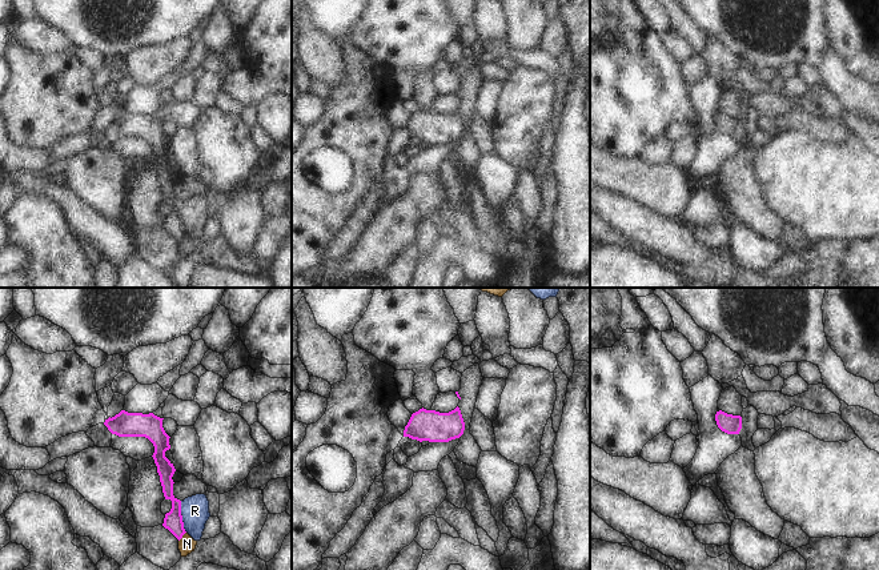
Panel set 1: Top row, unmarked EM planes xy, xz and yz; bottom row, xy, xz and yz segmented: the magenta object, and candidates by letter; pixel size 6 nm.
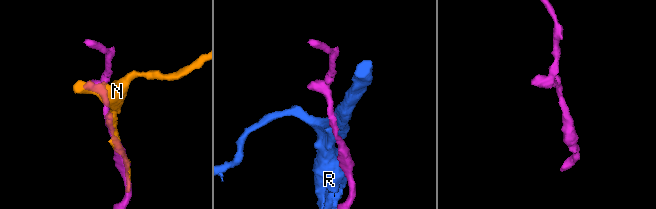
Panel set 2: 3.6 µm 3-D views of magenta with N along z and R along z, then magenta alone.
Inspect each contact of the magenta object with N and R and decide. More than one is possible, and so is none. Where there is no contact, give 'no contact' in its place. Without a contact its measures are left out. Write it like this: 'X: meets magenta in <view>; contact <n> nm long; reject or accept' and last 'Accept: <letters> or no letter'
N: meets magenta in xy; contact 80 nm long; reject
R: meets magenta in xy; contact 200 nm long; reject
Accept: no letter

